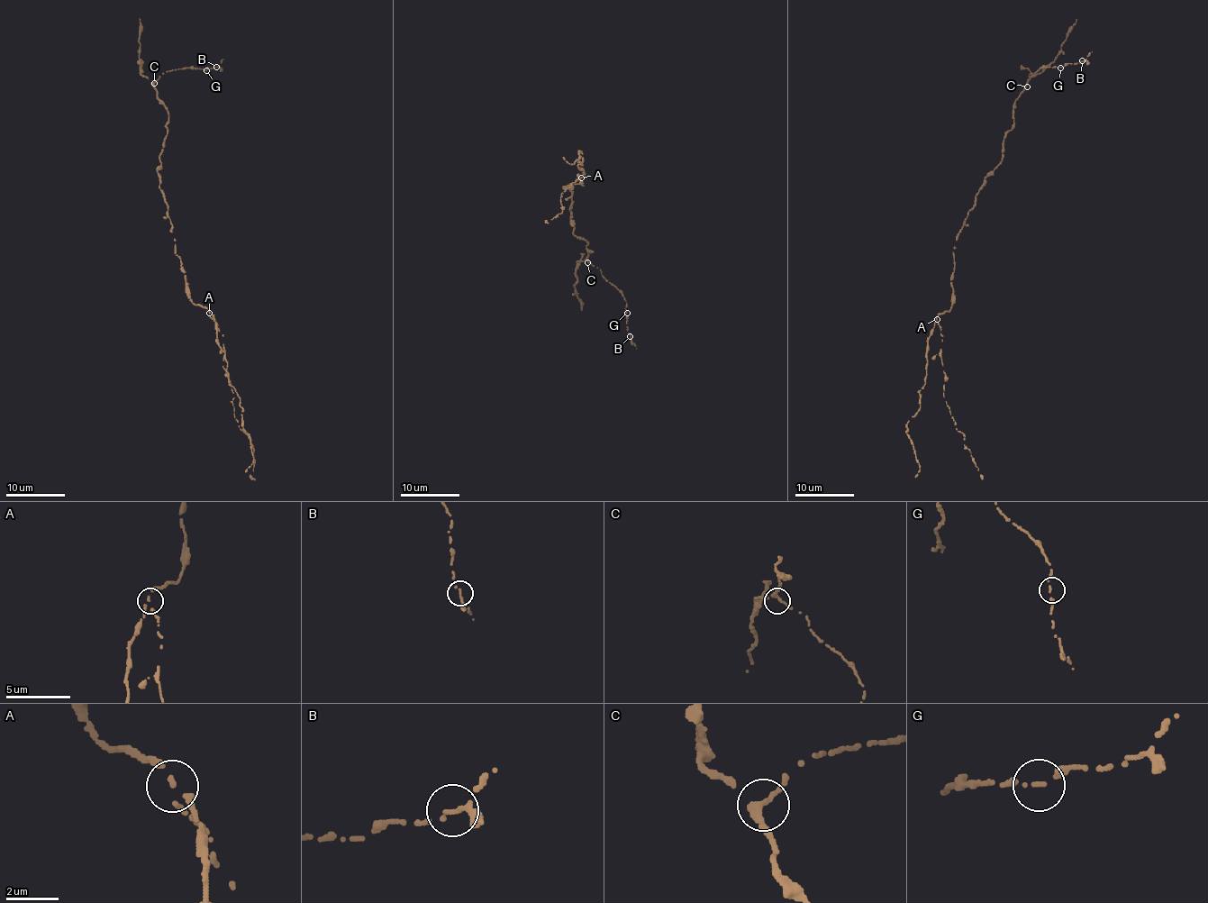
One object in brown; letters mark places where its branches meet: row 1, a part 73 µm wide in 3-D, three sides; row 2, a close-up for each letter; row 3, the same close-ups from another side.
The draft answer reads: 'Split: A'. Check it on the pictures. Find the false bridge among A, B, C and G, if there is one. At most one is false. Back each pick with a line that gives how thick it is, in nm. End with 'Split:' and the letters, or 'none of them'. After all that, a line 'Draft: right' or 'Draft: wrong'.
A: 130 nm thick
Split: A
Draft: right

